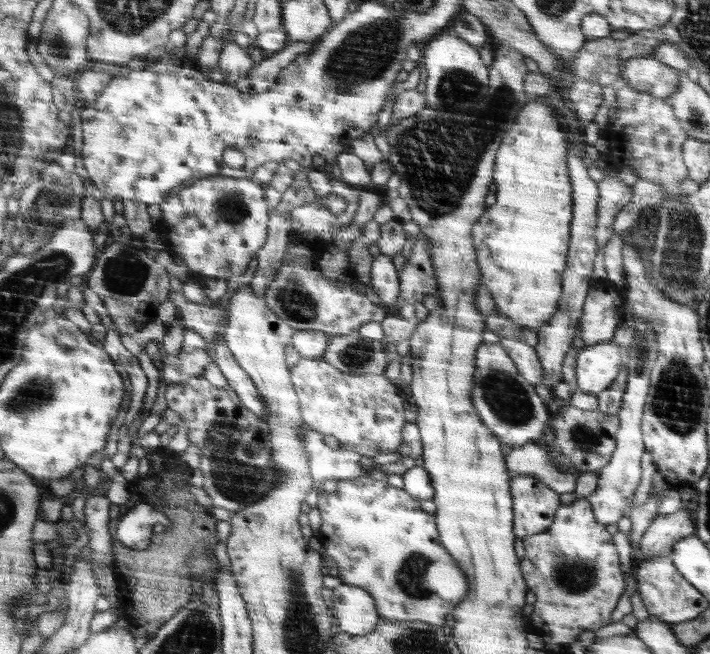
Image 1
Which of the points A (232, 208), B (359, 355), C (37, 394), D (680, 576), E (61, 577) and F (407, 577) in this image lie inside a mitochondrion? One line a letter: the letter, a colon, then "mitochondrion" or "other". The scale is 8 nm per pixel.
A: mitochondrion
B: mitochondrion
C: mitochondrion
D: other
E: other
F: mitochondrion

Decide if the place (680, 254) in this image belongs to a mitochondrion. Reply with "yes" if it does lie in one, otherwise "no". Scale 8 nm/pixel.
yes

